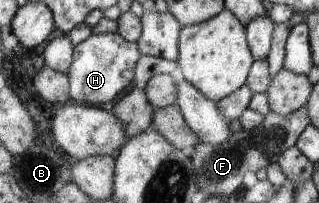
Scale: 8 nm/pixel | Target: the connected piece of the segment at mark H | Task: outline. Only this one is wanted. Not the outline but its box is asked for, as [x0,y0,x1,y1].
[66,31,142,106]

